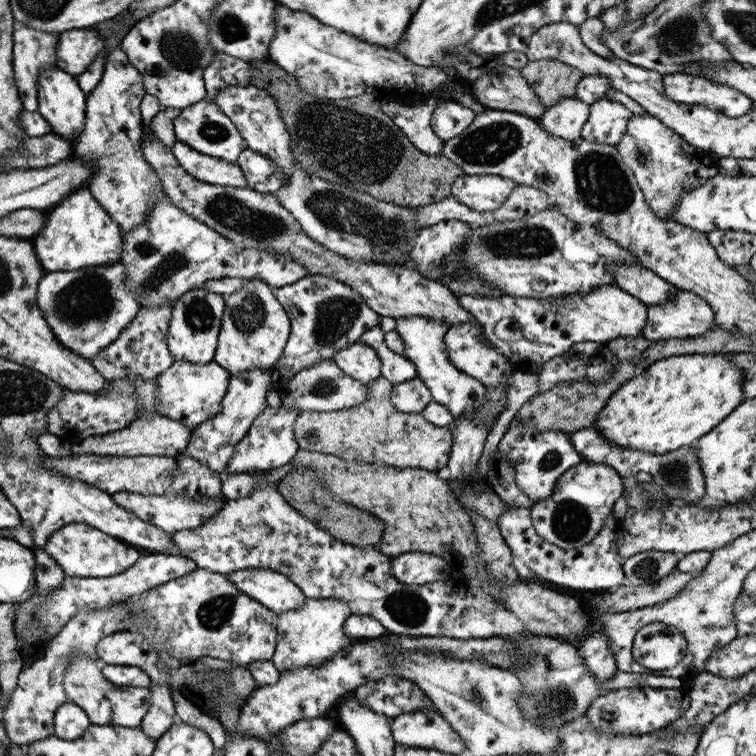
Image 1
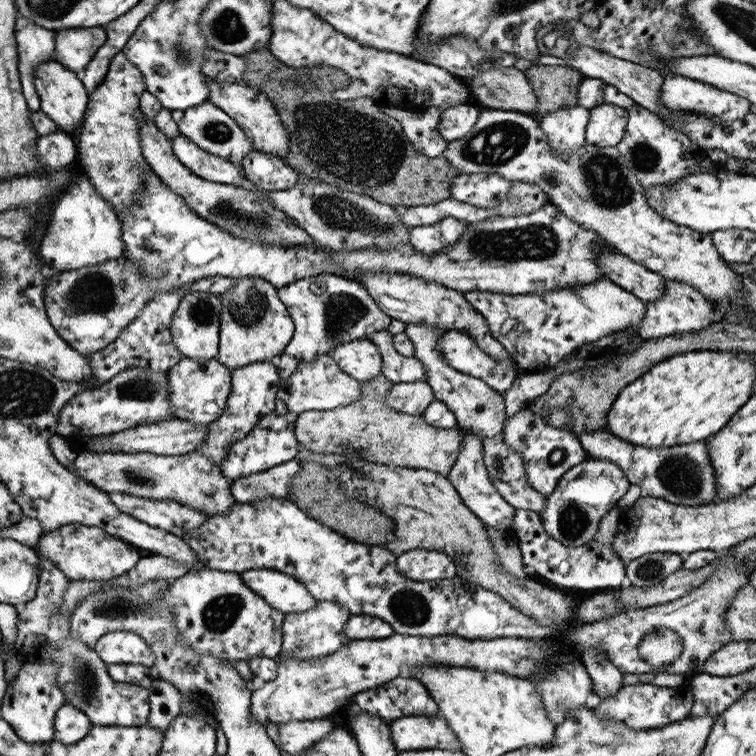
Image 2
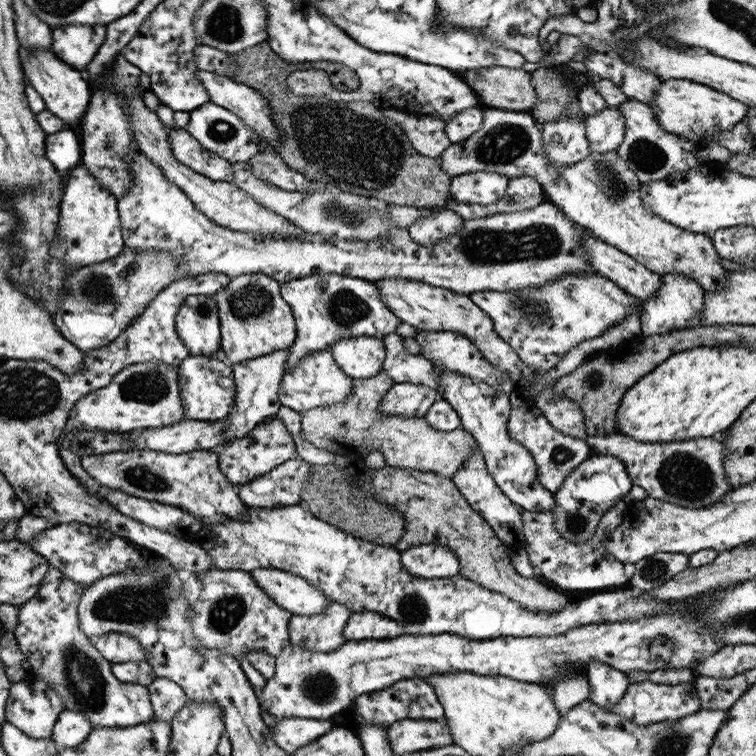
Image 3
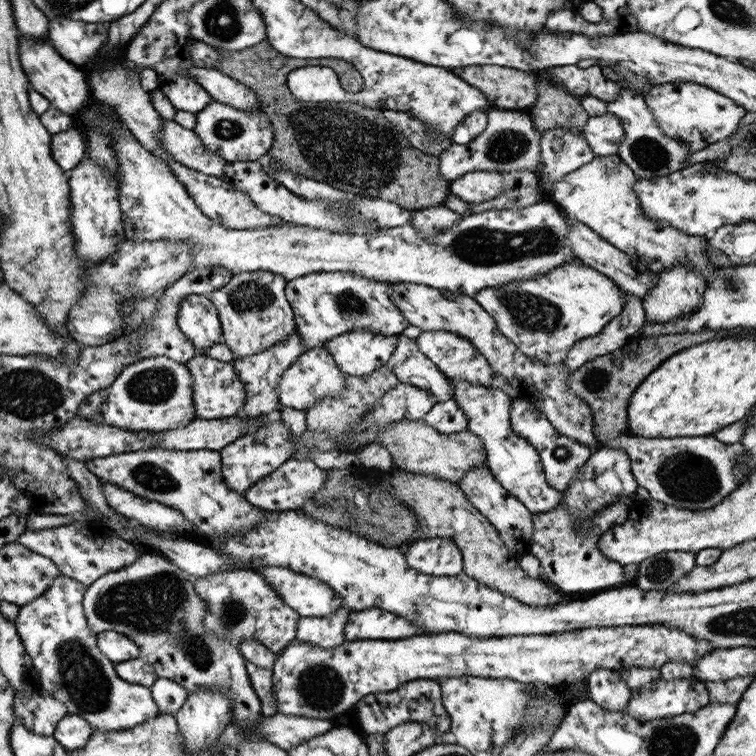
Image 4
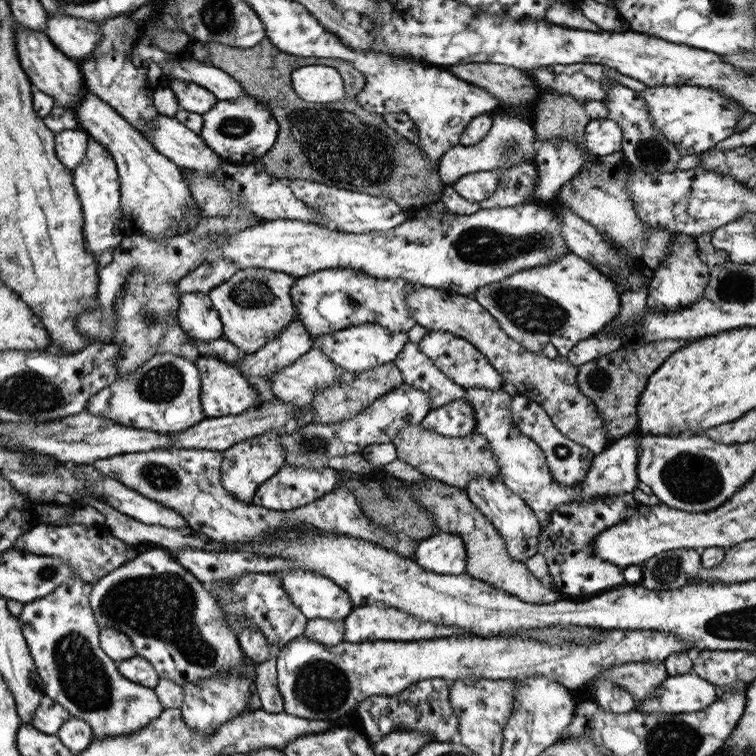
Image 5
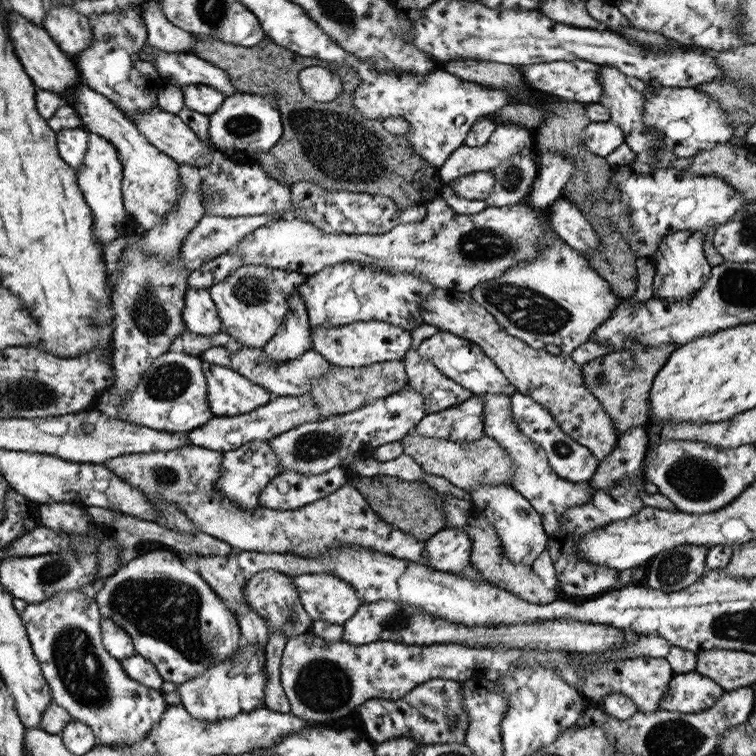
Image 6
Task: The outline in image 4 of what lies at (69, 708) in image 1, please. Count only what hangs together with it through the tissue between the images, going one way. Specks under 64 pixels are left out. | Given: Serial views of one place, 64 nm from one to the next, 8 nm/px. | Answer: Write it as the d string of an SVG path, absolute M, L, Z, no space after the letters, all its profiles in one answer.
M65 713L55 725L52 737L69 752L85 746L92 731L93 728L84 718L76 714Z

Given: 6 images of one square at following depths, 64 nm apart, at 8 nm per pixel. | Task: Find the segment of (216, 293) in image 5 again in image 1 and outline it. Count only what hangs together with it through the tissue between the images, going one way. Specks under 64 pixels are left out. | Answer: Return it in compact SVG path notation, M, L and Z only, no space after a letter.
M258 279L247 280L239 290L231 294L222 295L225 308L221 317L220 327L216 338L216 349L212 361L222 366L230 376L239 374L244 370L254 368L271 369L281 356L284 344L290 331L290 322L274 297L273 288Z

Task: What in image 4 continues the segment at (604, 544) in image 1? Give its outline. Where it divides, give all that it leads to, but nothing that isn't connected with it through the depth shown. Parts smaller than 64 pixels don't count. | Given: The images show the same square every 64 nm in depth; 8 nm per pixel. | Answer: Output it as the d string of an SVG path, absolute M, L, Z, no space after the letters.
M623 496L608 504L594 514L591 528L578 532L570 518L568 510L561 504L546 513L531 513L531 546L527 552L540 564L540 574L544 580L563 592L593 592L593 594L618 588L627 584L623 567L618 562L605 558L598 549L598 539L614 525L626 520L633 501L630 496Z

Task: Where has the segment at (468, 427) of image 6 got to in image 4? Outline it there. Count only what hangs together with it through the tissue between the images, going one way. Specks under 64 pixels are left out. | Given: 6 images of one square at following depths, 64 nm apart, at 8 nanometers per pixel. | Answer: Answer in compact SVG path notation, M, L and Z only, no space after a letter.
M451 399L445 402L436 402L422 420L427 426L441 434L466 430L465 413Z

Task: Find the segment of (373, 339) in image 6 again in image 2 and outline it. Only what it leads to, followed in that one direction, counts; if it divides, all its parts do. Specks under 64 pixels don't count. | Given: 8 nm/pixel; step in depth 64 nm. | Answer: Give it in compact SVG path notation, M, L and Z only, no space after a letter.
M370 339L340 343L333 347L329 355L347 376L359 382L371 380L380 374L380 354Z

